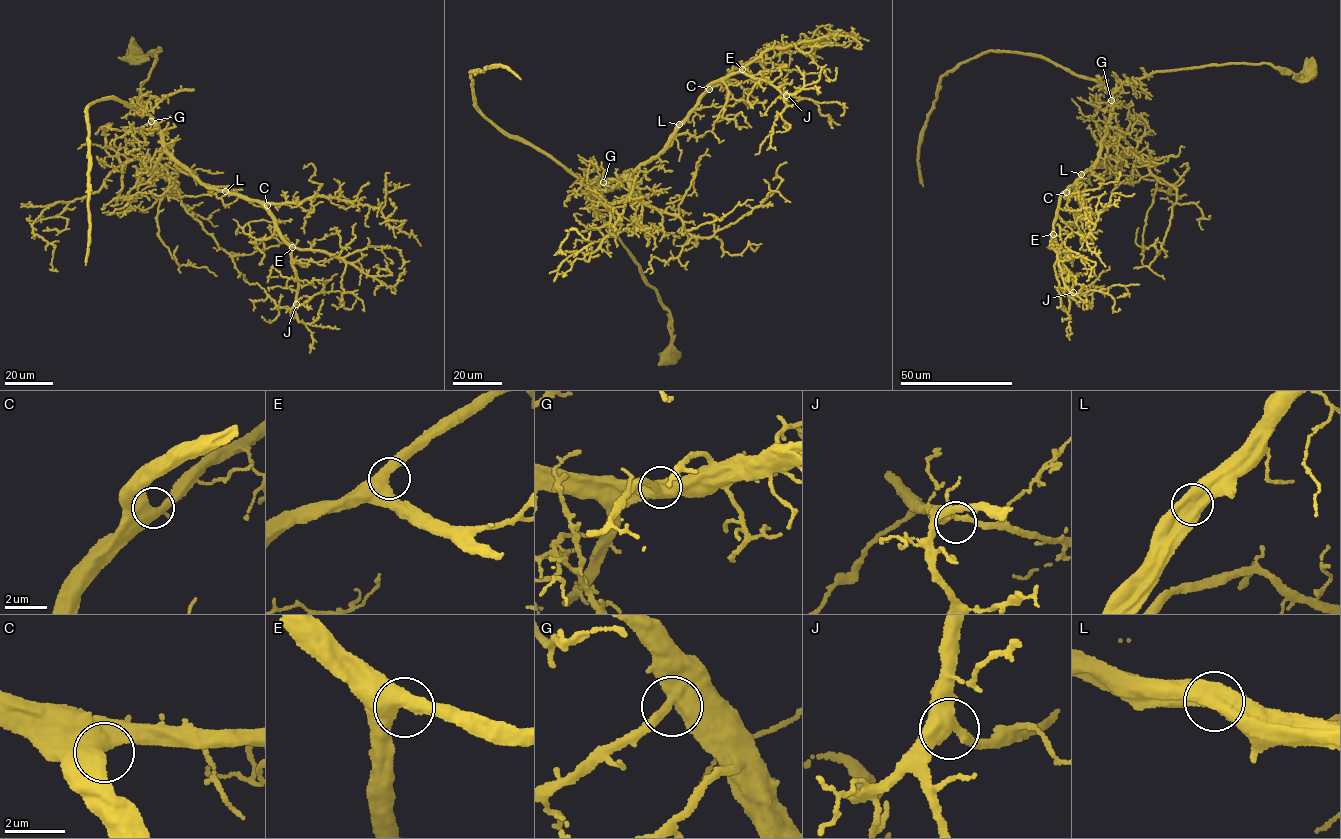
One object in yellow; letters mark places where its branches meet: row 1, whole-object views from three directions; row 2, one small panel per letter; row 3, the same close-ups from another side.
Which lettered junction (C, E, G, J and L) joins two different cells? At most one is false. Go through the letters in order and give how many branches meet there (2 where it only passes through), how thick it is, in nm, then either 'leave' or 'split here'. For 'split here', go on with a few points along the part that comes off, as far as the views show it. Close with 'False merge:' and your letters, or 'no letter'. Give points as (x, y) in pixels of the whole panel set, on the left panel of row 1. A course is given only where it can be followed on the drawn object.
C: 2 branches meet; 600 nm thick; leave
E: 2 branches meet; 550 nm thick; leave
G: 2 branches meet; 500 nm thick; leave
J: 2 branches meet; 420 nm thick; leave
L: 2 branches meet; 700 nm thick; leave
False merge: no letter

